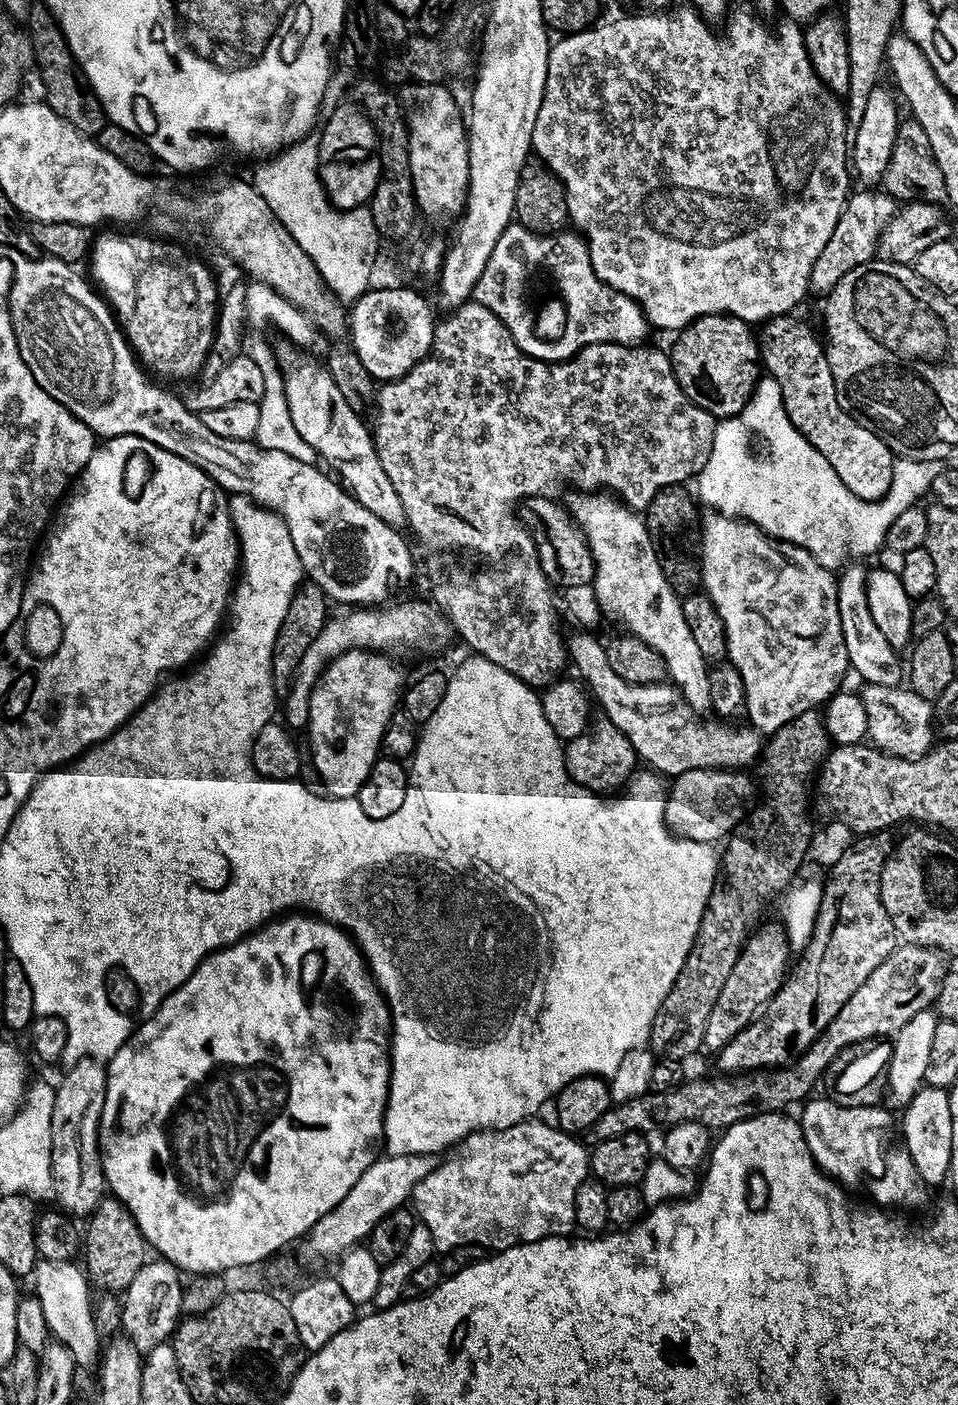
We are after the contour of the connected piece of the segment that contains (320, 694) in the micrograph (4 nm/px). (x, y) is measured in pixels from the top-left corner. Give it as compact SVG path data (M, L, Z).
M352 648L328 661L324 673L320 675L320 683L314 686L310 694L310 714L306 735L312 739L312 764L324 783L323 791L329 797L355 797L360 791L362 782L376 765L378 753L381 751L386 734L386 726L398 710L401 689L405 687L404 672L391 660L391 655L380 650Z

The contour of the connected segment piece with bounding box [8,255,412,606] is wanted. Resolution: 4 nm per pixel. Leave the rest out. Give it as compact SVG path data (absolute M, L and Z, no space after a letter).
M17 255L15 259L8 309L22 362L30 366L34 382L38 382L50 398L62 402L62 406L66 406L66 410L70 410L70 414L81 420L97 437L146 438L162 446L162 450L170 450L170 454L178 454L178 458L186 458L201 468L225 493L248 496L276 512L290 530L290 539L294 541L294 550L298 550L304 576L317 584L328 595L329 601L348 604L344 606L376 606L387 594L392 580L404 580L411 574L412 552L399 536L401 533L360 505L348 488L335 480L336 485L326 473L319 472L316 464L304 464L280 450L261 448L252 440L221 438L219 434L206 430L199 415L190 411L179 395L151 384L111 307L92 293L93 285L88 285L73 265L51 258L36 260Z

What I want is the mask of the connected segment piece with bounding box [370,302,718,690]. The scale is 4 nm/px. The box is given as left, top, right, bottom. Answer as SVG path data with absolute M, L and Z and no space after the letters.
M469 302L447 316L450 317L446 320L441 319L437 323L431 354L413 366L402 378L379 385L374 396L376 417L370 420L372 438L380 440L377 453L380 455L382 467L393 482L394 490L401 496L401 502L405 506L407 527L412 528L417 538L434 552L462 546L486 558L487 570L474 574L470 578L436 579L432 586L432 596L430 595L433 604L443 610L455 635L464 639L472 647L473 653L485 656L490 662L502 666L502 670L514 674L528 687L543 690L565 675L564 667L569 667L570 657L562 636L560 640L560 628L556 625L557 593L556 596L552 593L554 585L548 575L540 569L537 546L518 515L518 505L529 496L559 497L559 492L567 484L573 484L573 489L576 490L596 490L603 486L615 493L629 508L646 510L653 498L667 484L684 484L700 475L700 471L710 458L710 450L714 446L718 420L706 410L702 410L702 406L686 398L682 386L678 386L678 378L674 374L667 351L659 352L656 348L648 348L649 346L630 344L591 344L570 360L559 362L535 360L534 357L520 351L519 339L512 336L510 330L506 330L506 326L498 318L498 314L486 310L486 306Z

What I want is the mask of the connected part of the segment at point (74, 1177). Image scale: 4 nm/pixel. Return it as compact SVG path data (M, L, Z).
M80 1060L67 1071L51 1097L52 1178L56 1191L54 1200L61 1204L59 1207L69 1217L87 1218L106 1195L104 1167L100 1161L100 1118L108 1074L105 1065L98 1060Z

